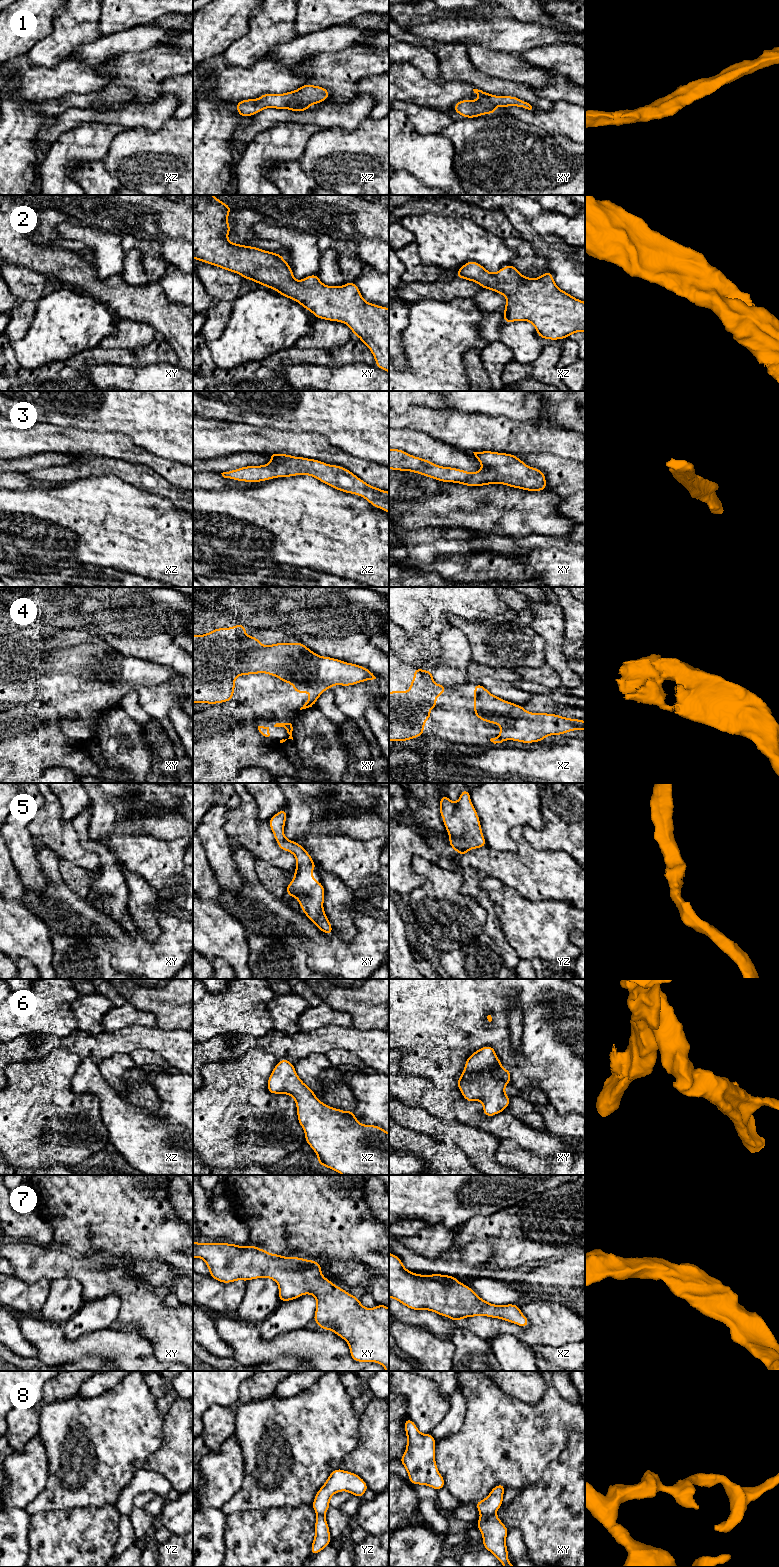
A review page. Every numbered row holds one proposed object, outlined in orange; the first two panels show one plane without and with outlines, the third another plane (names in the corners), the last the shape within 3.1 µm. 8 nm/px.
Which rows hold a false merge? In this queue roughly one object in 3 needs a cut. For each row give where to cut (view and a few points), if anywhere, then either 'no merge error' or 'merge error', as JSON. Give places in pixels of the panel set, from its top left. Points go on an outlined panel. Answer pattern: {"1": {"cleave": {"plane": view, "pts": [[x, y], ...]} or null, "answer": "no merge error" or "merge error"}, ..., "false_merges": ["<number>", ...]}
{"1": {"cleave": null, "answer": "no merge error"}, "2": {"cleave": null, "answer": "no merge error"}, "3": {"cleave": null, "answer": "no merge error"}, "4": {"cleave": null, "answer": "no merge error"}, "5": {"cleave": null, "answer": "no merge error"}, "6": {"cleave": null, "answer": "no merge error"}, "7": {"cleave": null, "answer": "no merge error"}, "8": {"cleave": {"plane": "xy", "pts": [[494, 1513], [480, 1516]]}, "answer": "merge error"}, "false_merges": ["8"]}

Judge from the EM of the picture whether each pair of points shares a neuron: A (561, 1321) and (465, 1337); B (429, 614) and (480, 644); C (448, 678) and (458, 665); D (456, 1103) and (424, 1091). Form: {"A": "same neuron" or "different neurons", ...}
{"A": "different neurons", "B": "different neurons", "C": "same neuron", "D": "same neuron"}

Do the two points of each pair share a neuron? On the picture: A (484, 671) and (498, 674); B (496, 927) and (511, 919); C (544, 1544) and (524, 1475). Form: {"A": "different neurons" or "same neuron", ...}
{"A": "same neuron", "B": "different neurons", "C": "different neurons"}

